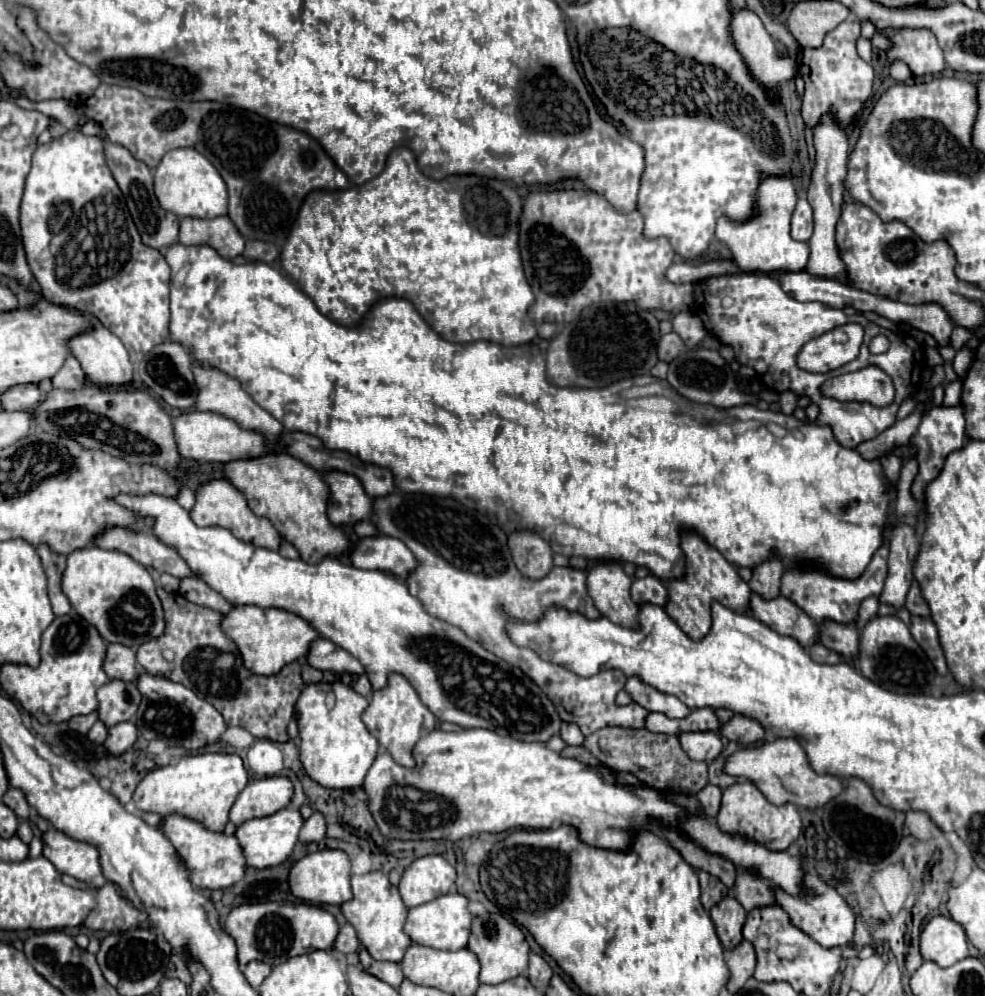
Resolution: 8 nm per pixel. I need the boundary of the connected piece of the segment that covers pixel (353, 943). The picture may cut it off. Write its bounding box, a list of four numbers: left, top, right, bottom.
[333,924,359,954]

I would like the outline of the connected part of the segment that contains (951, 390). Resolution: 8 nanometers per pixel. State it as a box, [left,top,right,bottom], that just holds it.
[943,380,961,406]

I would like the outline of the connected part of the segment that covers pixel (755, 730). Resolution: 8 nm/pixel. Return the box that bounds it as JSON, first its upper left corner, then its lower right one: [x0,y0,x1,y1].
[719,714,763,746]

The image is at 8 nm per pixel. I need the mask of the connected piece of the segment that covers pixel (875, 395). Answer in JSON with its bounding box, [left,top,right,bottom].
[821,366,895,407]

